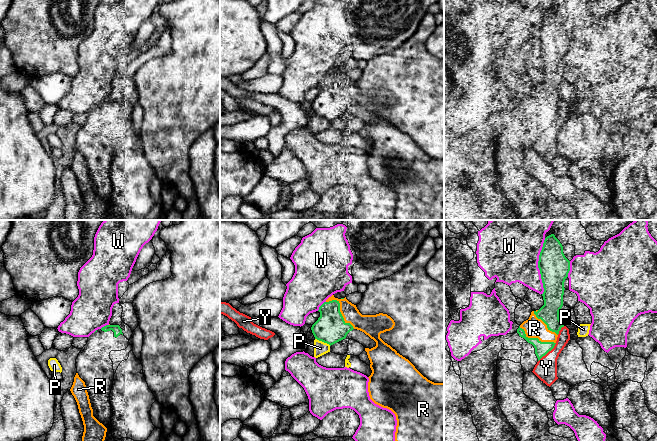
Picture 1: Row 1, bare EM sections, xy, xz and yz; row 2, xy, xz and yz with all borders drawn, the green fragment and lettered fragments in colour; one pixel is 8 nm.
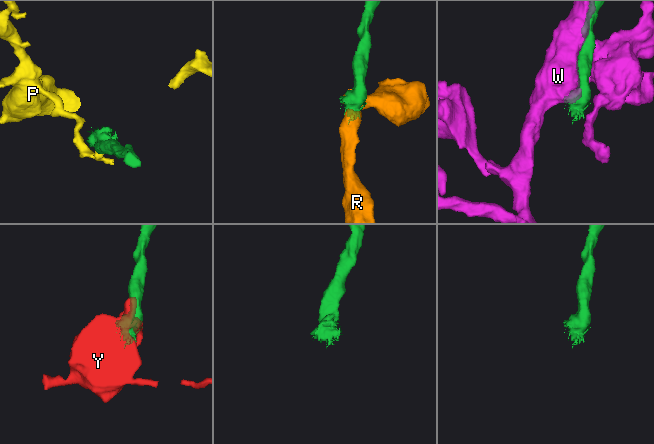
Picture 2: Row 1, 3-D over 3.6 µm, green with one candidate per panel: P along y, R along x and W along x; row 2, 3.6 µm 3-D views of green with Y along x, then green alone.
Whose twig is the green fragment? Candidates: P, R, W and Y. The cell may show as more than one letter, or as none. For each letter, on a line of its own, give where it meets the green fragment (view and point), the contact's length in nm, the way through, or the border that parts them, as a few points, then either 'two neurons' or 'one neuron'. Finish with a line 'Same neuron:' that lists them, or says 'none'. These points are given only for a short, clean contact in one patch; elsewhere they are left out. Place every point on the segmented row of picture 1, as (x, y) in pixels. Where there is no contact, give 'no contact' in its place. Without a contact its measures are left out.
P: contact xz (323, 341); length 140 nm; border xz (315, 338), (330, 345); two neurons
R: contact xz (339, 310); length 320 nm; one neuron
W: contact yz (538, 266); length 460 nm; two neurons
Y: contact yz (547, 352); length 220 nm; two neurons
Same neuron: R

